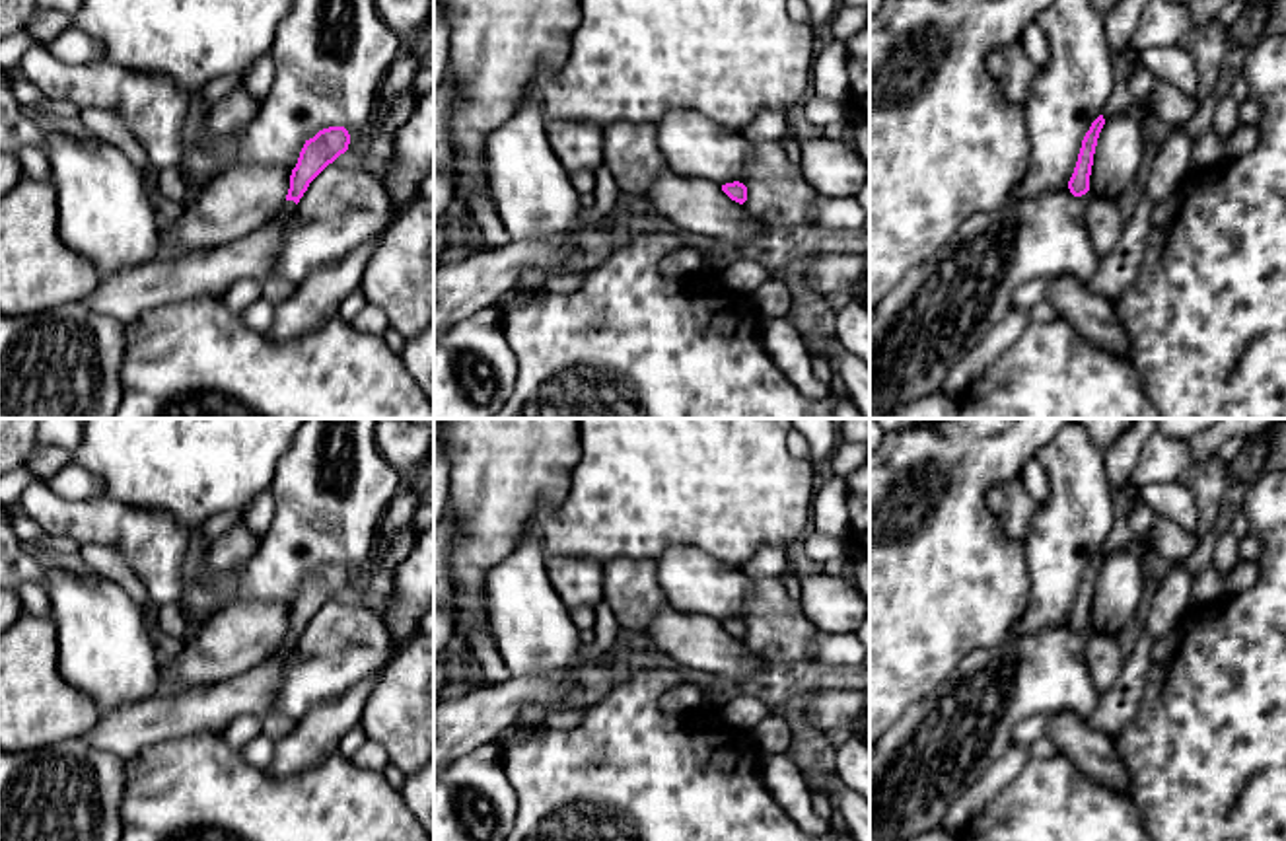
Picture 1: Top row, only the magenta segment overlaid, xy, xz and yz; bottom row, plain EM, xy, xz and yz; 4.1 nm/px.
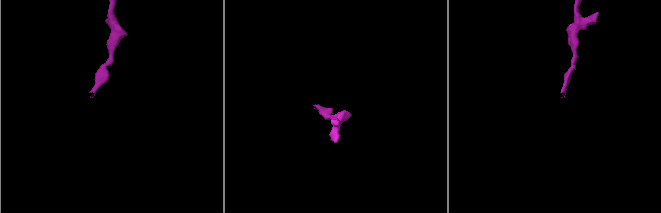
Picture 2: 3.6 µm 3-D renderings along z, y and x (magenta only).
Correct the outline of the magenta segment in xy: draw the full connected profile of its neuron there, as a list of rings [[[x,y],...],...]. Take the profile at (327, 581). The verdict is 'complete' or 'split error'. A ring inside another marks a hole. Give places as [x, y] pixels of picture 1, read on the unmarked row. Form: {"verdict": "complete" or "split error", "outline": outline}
{"verdict": "split error", "outline": [[[329,563],[305,576],[298,600],[290,611],[290,625],[278,652],[288,652],[296,646],[309,619],[340,590],[348,586],[350,570],[344,563]]]}

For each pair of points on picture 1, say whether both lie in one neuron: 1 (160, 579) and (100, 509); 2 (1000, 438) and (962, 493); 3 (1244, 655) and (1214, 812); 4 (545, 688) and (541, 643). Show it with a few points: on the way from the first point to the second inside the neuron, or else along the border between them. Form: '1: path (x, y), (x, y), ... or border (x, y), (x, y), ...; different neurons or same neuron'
1: path (152, 561), (117, 526); same neuron
2: path (987, 452), (962, 479); same neuron
3: path (1244, 694), (1244, 773); same neuron
4: border (512, 674), (572, 676); different neurons

